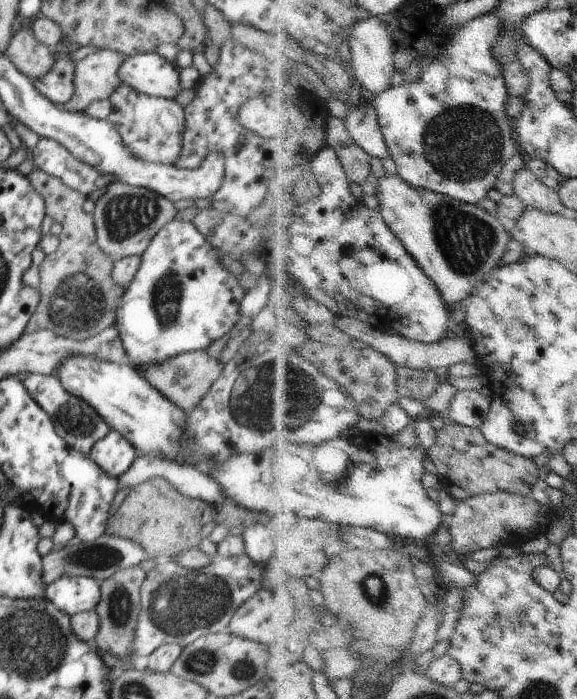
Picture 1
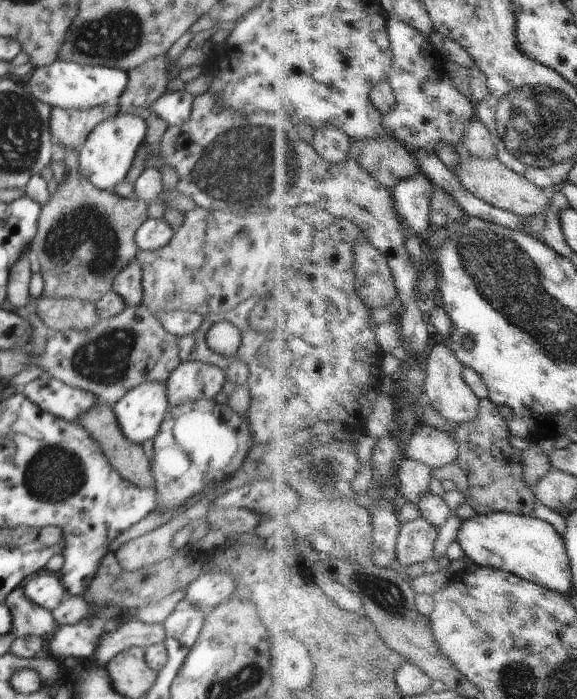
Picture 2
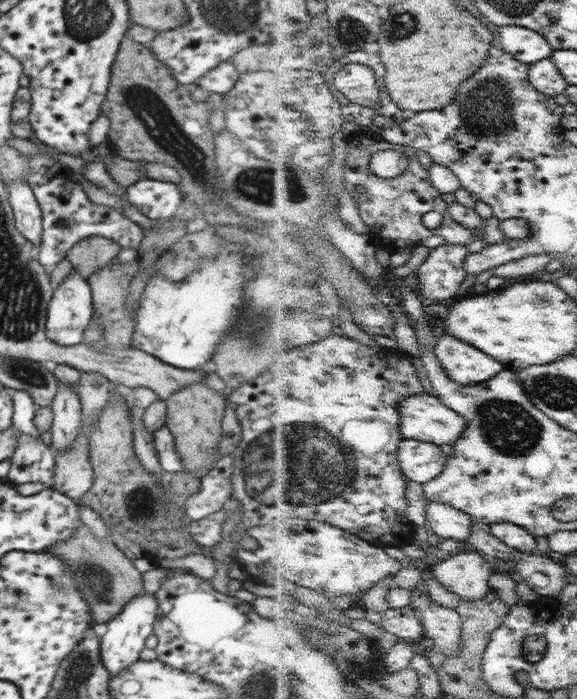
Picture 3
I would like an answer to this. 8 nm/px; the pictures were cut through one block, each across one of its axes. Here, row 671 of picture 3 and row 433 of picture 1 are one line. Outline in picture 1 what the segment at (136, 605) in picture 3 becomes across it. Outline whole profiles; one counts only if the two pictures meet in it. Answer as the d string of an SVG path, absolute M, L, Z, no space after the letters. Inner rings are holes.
M112 429L98 440L89 453L89 458L96 462L109 476L123 476L137 458L137 449L121 434Z

